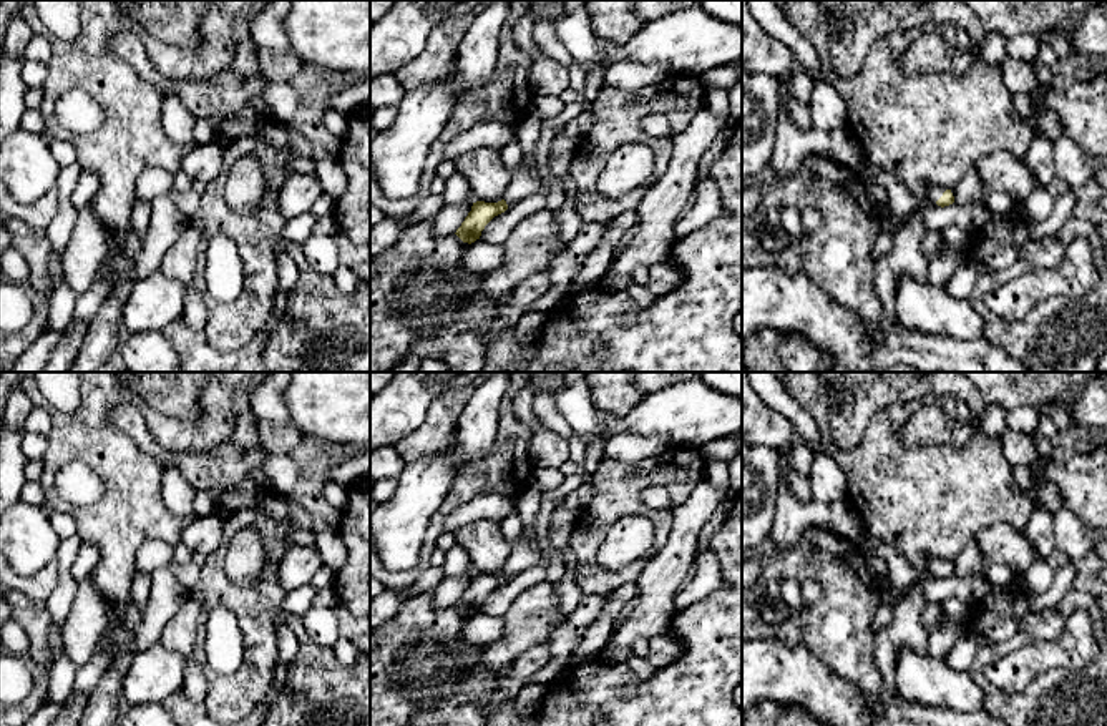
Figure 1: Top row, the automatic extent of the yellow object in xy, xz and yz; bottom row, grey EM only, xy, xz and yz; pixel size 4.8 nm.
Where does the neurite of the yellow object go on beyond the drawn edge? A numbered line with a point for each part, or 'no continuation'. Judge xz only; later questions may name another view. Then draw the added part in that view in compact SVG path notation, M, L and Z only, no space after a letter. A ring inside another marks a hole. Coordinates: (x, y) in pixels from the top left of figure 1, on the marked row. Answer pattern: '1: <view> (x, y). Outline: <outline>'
1: xz (523, 183). Outline: M526 155L518 169L511 174L510 184L503 196L508 208L543 188L543 178L534 173L534 164L536 155Z

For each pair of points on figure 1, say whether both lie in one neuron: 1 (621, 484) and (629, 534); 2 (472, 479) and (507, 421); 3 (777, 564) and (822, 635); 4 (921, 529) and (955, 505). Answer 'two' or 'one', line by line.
1: two
2: one
3: one
4: one

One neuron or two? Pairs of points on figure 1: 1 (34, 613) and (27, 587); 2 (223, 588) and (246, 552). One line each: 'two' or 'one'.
1: two
2: two

